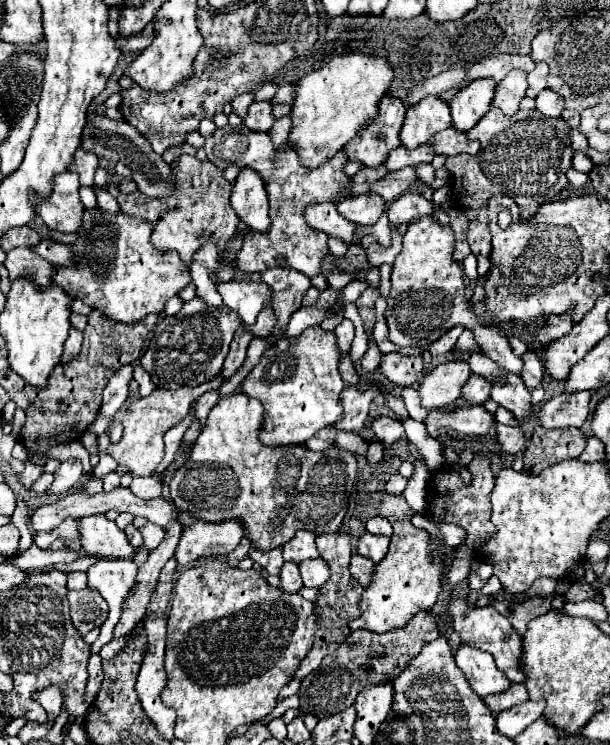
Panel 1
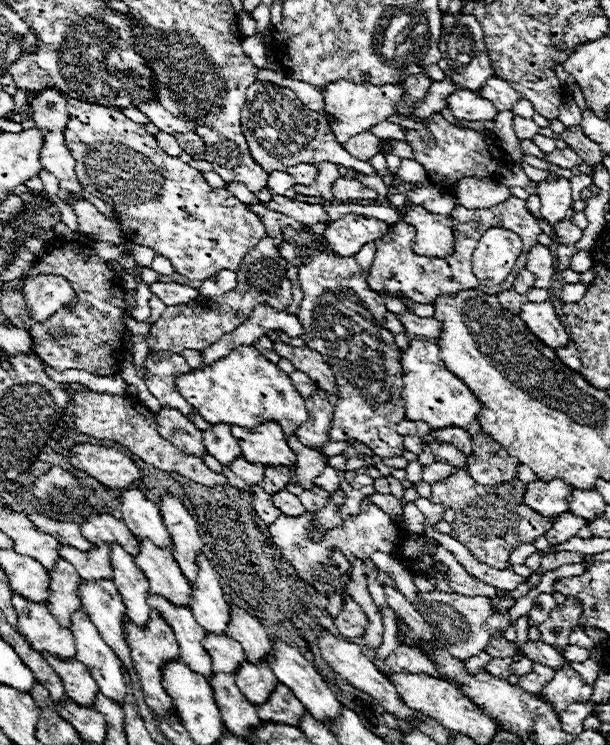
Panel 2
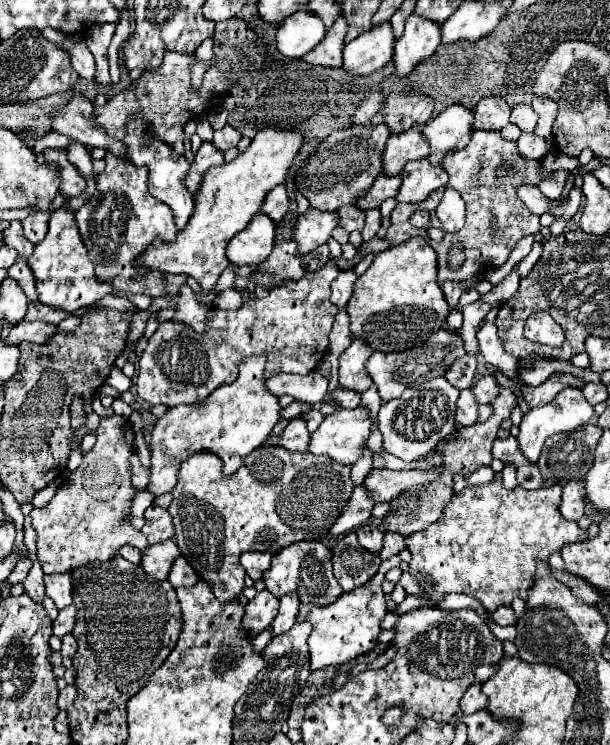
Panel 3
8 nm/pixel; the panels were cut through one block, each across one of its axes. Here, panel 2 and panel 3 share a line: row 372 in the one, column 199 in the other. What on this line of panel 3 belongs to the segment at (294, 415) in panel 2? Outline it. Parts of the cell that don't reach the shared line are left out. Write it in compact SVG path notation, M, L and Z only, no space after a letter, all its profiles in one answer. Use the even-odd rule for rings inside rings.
M274 128L260 130L252 144L242 154L238 154L238 158L204 174L202 184L194 196L192 216L186 228L178 232L176 240L168 244L156 238L144 250L144 254L134 260L134 264L148 270L158 270L162 274L168 272L192 276L202 286L202 290L210 290L218 282L222 270L230 264L226 258L228 240L246 228L252 216L260 210L260 204L268 190L276 184L284 184L286 172L302 142L304 138L298 132Z

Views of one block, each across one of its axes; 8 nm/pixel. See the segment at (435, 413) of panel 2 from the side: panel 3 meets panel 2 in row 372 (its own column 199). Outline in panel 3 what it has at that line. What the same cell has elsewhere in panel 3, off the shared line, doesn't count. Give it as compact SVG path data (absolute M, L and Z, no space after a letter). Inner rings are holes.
M248 356L238 364L240 372L232 384L218 388L208 400L190 406L170 408L160 416L150 432L150 482L146 486L152 496L168 494L176 486L180 464L198 452L216 454L224 466L224 476L234 474L242 460L256 450L280 420L280 404L264 386L264 356Z

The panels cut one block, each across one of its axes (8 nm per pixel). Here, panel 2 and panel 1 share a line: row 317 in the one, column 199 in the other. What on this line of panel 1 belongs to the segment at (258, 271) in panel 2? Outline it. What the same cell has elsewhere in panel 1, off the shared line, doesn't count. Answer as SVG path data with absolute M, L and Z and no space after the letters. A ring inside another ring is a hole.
M184 154L178 162L178 168L174 170L174 178L176 178L178 190L176 194L168 198L158 200L142 192L132 192L132 194L120 194L118 204L126 216L136 216L152 224L150 242L156 250L162 250L162 252L174 250L180 254L180 260L184 262L184 266L190 266L192 256L196 254L196 250L202 248L202 244L212 242L224 248L224 244L234 236L240 218L230 206L232 184L224 180L222 172L210 160L202 162L194 156Z

